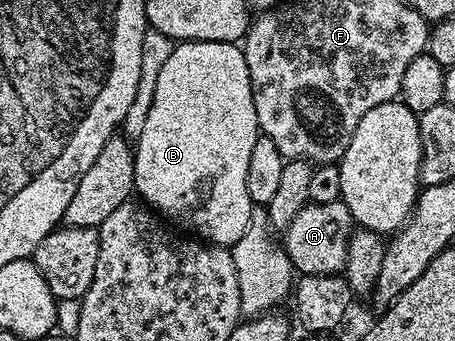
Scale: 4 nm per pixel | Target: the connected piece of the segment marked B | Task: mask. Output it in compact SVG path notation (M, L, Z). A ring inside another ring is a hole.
M180 41L175 47L173 56L165 60L161 73L157 75L157 88L153 92L153 108L149 108L149 117L145 119L145 128L141 128L141 136L134 143L135 151L135 189L134 193L152 211L158 212L164 219L172 223L180 222L188 226L192 235L198 236L202 241L213 246L234 246L241 236L245 236L245 228L249 228L249 216L253 209L253 203L249 196L247 177L249 176L249 155L253 153L253 144L261 137L257 112L253 108L253 88L249 68L245 64L245 56L242 49L234 42L185 42Z

